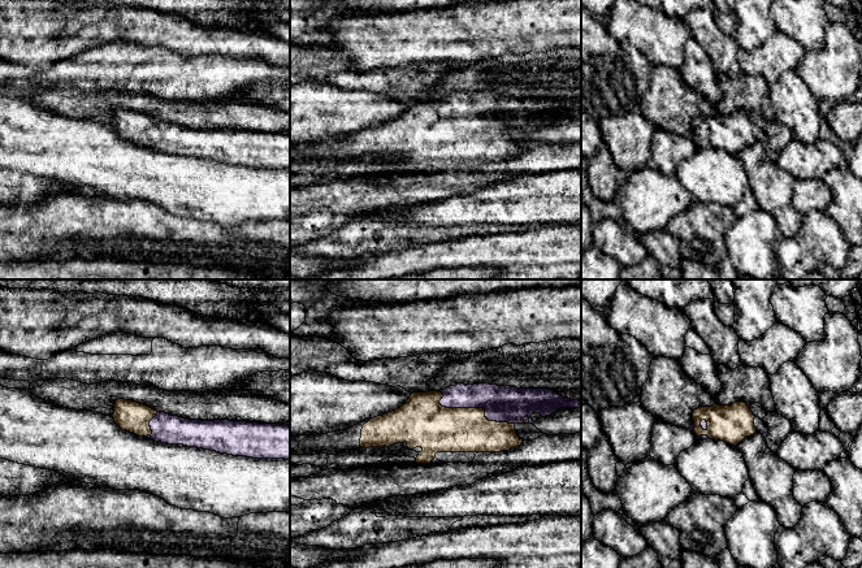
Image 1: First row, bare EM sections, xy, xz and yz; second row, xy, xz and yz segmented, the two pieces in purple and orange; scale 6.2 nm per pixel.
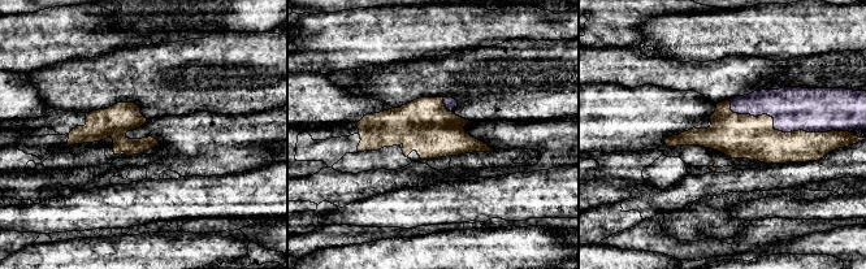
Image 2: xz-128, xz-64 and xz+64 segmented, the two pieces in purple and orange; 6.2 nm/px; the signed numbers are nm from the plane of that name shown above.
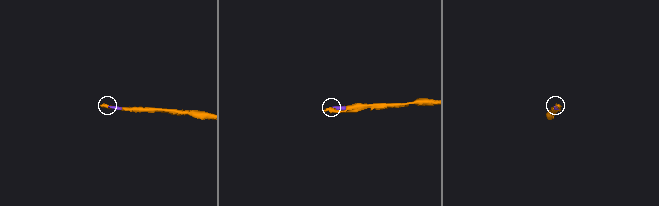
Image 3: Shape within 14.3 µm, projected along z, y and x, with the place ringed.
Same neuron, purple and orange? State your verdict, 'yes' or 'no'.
yes

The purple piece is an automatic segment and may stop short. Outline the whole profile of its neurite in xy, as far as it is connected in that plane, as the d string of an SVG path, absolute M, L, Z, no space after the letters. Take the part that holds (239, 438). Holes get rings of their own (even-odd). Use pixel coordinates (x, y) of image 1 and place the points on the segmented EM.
M125 399L116 400L113 419L122 430L155 442L233 456L290 460L290 425L190 420Z

